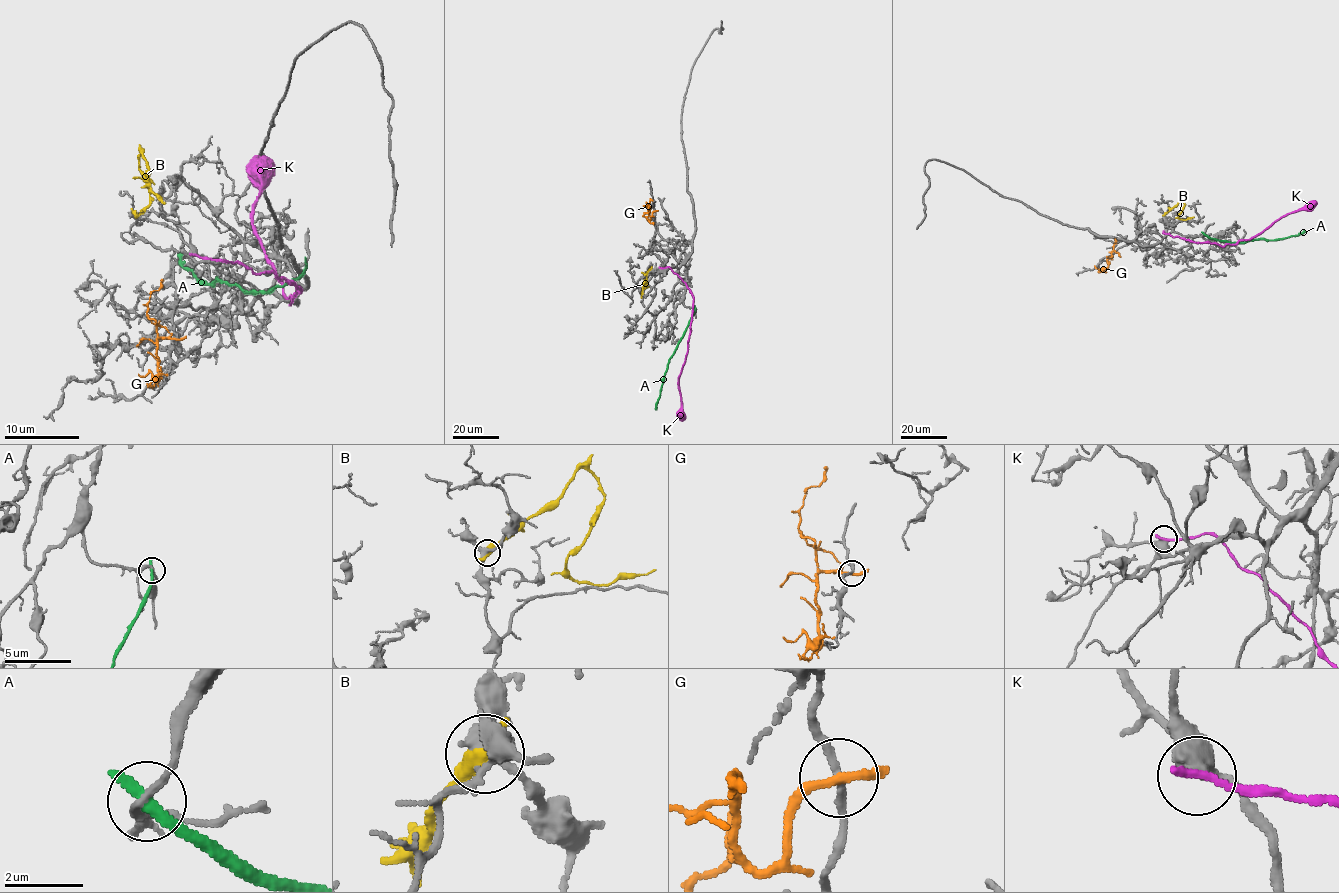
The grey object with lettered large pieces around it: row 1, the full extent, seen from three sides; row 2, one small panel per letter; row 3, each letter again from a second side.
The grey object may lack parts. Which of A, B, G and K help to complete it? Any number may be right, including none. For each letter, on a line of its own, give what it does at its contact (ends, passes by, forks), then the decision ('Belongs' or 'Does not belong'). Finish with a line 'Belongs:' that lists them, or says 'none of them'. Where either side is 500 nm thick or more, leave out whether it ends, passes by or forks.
A: It ends there. Does not belong
B: Does not belong
G: It passes by. Does not belong
K: Does not belong
Belongs: none of them

